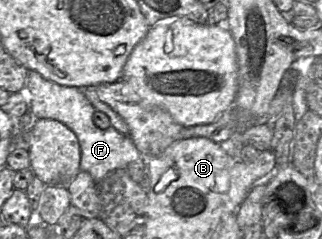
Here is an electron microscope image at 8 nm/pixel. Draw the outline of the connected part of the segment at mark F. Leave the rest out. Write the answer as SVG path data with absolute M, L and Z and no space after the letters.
M29 70L25 93L34 119L58 120L76 135L80 146L80 170L88 172L95 183L116 169L126 168L131 162L143 160L129 136L121 134L112 126L103 130L94 124L95 108L86 99L83 89L59 85L46 80L38 72Z

